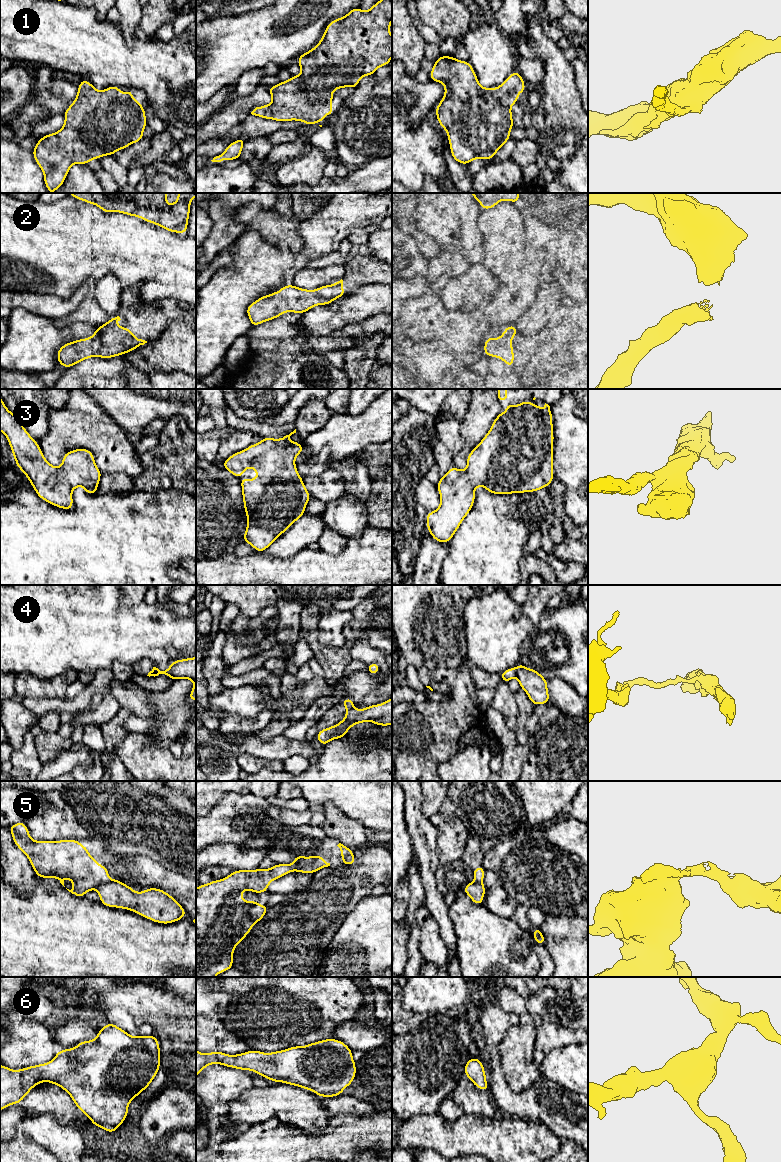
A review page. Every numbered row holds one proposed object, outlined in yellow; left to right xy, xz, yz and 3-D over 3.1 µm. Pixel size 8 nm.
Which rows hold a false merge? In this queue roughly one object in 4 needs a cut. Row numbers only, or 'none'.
4, 5

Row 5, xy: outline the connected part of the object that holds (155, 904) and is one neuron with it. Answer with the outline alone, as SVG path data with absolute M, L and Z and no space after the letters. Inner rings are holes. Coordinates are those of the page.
M109 879L96 889L104 906L128 909L156 923L170 924L186 916L180 903L159 888L135 892L123 882Z

